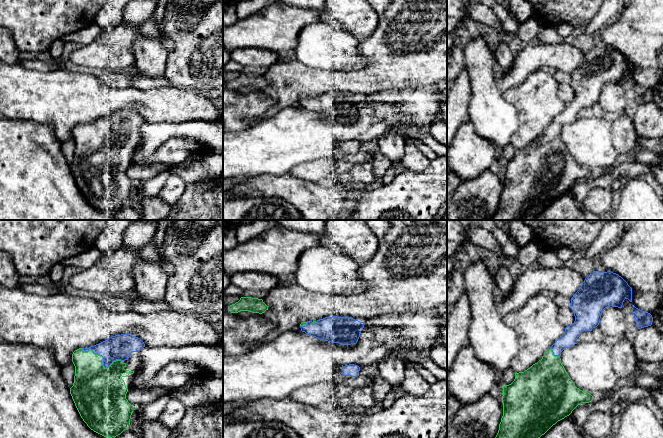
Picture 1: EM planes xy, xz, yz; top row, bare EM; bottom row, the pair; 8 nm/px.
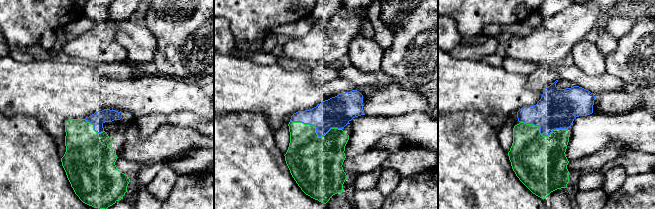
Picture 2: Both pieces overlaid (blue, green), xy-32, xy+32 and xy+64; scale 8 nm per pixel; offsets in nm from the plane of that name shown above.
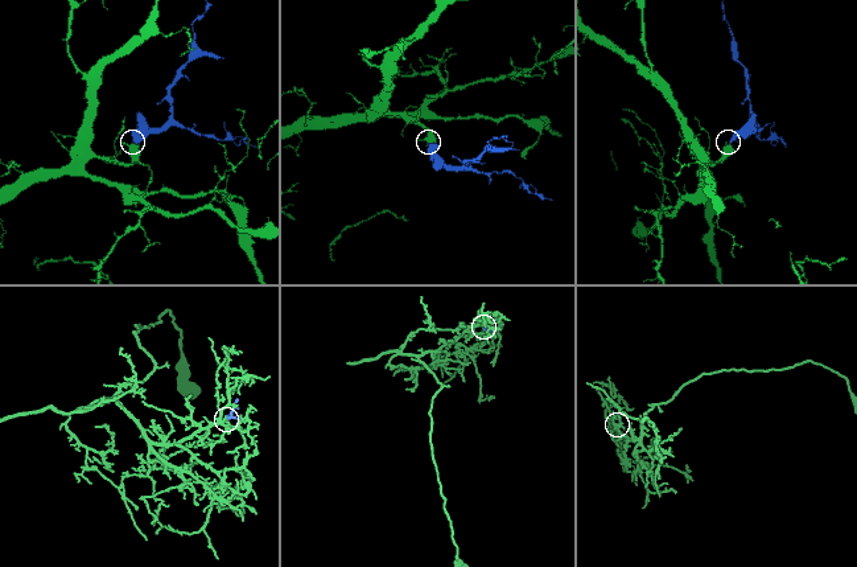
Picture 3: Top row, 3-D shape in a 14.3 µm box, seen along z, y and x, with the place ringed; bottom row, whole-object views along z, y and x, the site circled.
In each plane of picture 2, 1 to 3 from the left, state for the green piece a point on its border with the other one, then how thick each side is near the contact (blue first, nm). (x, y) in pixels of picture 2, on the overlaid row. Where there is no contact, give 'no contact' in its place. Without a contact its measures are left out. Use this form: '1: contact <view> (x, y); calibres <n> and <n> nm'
1: contact xy-32 (94, 127); calibres 110 and 400 nm
2: contact xy+32 (316, 130); calibres 260 and 400 nm
3: contact xy+64 (540, 132); calibres 320 and 420 nm

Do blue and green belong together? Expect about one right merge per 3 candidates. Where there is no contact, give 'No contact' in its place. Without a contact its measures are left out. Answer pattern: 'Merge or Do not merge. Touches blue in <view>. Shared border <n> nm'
Merge. Touches blue in xy. Shared border 340 nm

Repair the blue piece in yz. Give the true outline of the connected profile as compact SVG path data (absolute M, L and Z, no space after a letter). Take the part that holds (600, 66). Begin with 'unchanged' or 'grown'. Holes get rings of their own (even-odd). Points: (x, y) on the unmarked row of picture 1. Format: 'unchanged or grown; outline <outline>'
grown; outline M594 47L585 54L580 65L571 74L574 99L565 104L564 110L546 127L541 136L524 148L515 149L514 157L503 162L503 192L491 220L534 220L558 197L569 192L578 181L593 176L590 169L575 162L561 139L561 128L577 120L577 114L582 108L592 107L597 103L605 84L622 84L625 75L632 78L632 64L618 50Z

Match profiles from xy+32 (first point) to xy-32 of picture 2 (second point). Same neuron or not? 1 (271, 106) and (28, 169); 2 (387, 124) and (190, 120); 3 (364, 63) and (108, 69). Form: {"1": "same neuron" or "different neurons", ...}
{"1": "different neurons", "2": "same neuron", "3": "different neurons"}

